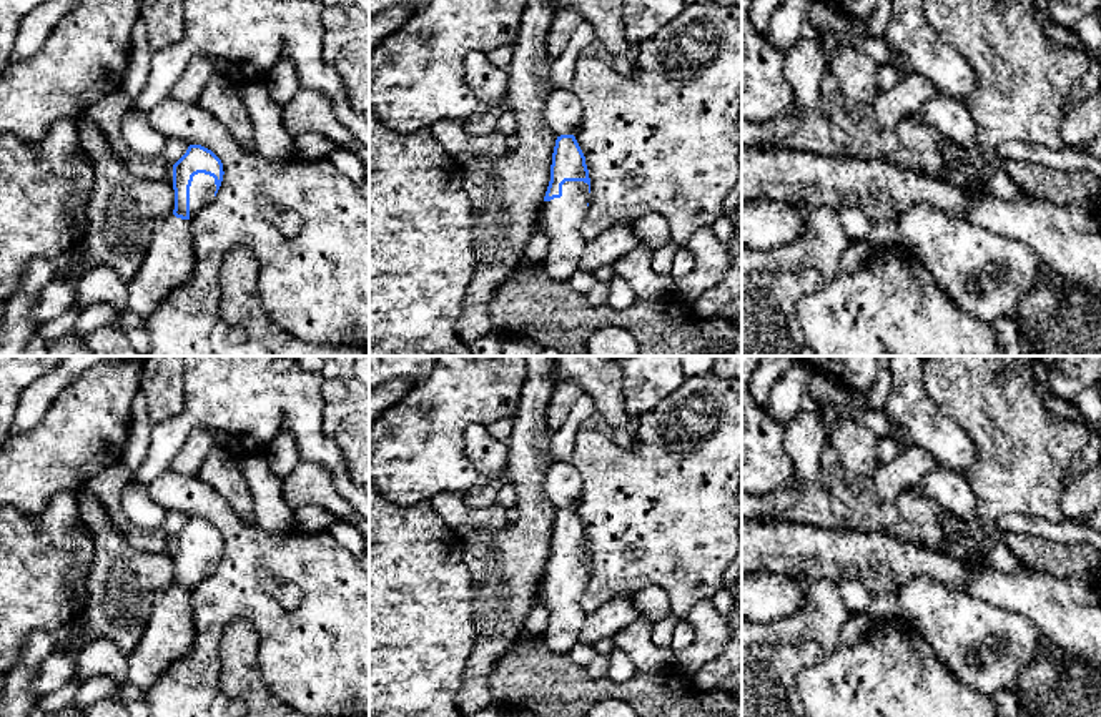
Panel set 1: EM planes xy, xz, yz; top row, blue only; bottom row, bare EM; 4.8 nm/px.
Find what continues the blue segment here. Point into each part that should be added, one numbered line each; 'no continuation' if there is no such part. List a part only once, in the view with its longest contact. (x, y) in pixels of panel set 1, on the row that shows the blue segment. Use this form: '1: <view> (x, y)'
1: xy (202, 190)

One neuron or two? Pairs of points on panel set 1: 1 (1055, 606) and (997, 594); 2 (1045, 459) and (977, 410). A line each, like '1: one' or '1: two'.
1: one
2: one

